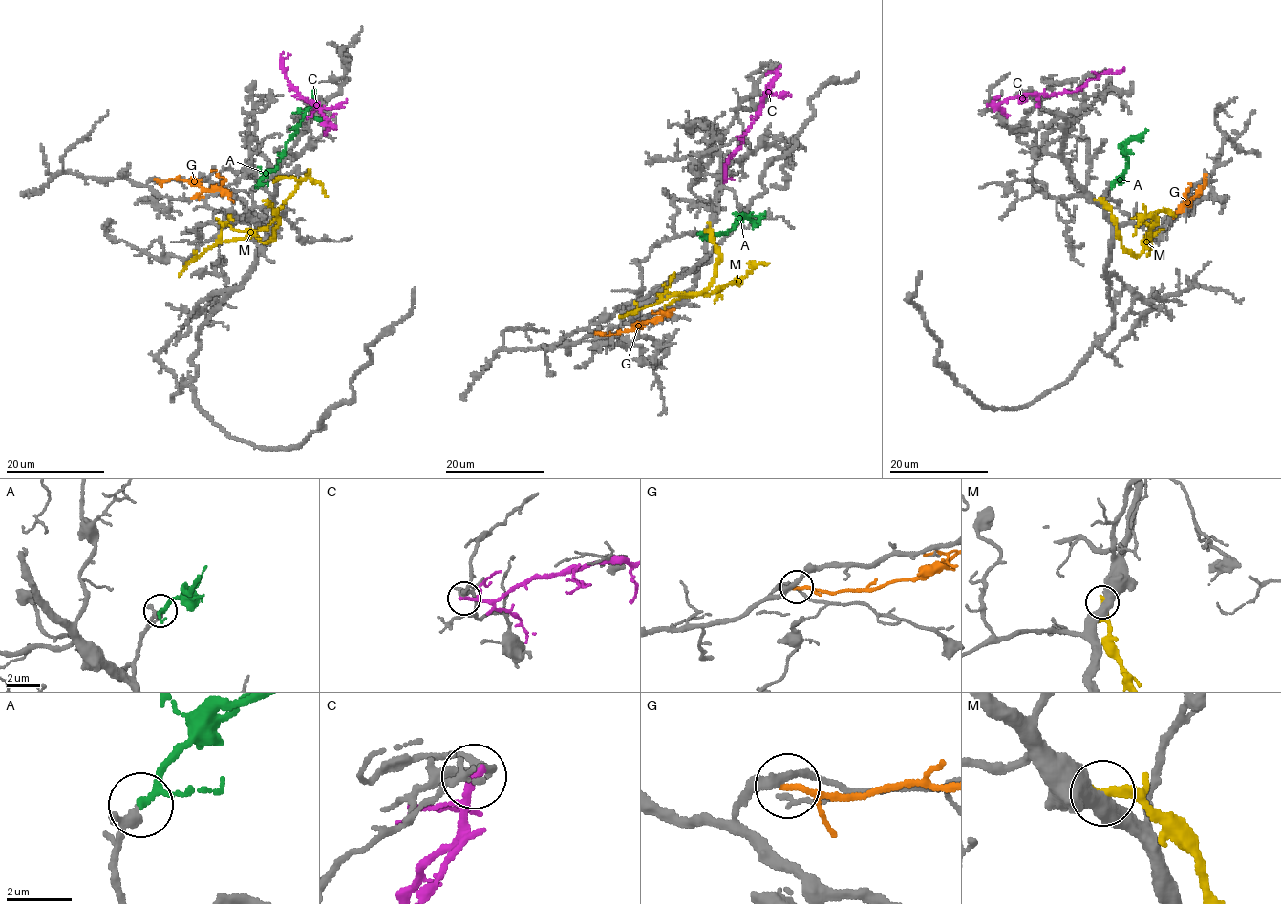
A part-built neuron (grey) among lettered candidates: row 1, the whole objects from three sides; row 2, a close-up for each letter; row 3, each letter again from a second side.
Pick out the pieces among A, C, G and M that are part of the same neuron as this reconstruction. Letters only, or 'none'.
A

